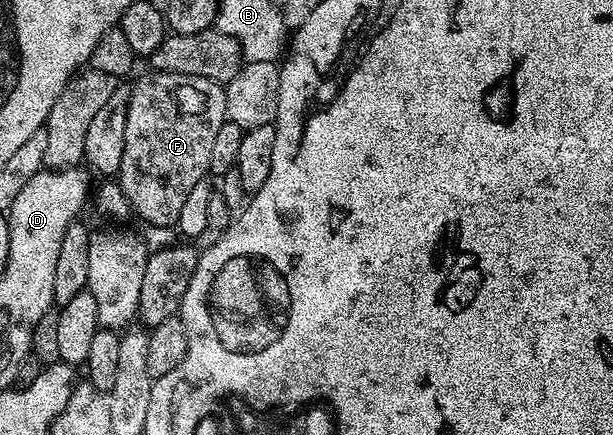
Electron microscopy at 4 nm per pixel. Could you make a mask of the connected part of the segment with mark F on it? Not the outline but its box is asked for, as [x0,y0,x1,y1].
[117,71,227,228]

